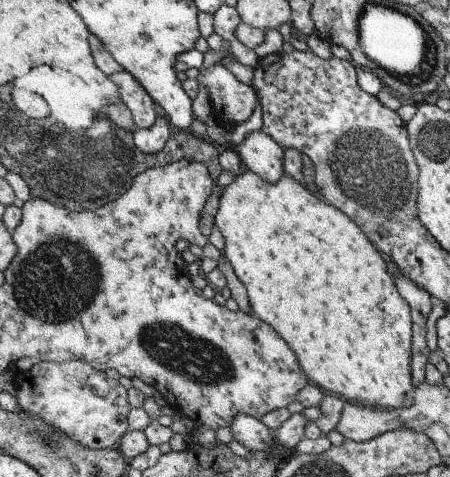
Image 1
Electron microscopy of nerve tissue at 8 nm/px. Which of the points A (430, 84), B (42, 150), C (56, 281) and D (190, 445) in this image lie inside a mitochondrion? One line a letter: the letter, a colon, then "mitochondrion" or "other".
A: other
B: mitochondrion
C: mitochondrion
D: other

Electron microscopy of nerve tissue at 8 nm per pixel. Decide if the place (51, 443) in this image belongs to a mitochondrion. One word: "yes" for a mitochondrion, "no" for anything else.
yes

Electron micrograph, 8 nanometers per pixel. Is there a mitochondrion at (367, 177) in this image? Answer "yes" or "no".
yes

